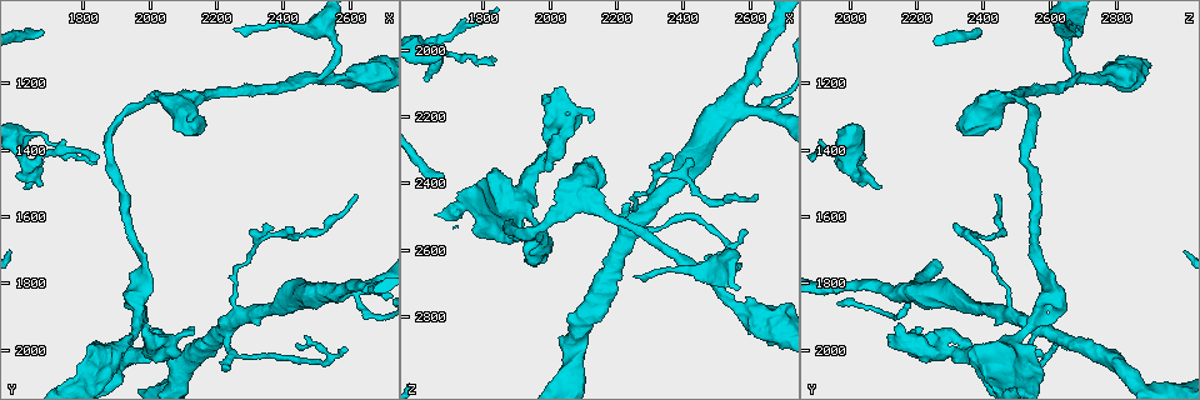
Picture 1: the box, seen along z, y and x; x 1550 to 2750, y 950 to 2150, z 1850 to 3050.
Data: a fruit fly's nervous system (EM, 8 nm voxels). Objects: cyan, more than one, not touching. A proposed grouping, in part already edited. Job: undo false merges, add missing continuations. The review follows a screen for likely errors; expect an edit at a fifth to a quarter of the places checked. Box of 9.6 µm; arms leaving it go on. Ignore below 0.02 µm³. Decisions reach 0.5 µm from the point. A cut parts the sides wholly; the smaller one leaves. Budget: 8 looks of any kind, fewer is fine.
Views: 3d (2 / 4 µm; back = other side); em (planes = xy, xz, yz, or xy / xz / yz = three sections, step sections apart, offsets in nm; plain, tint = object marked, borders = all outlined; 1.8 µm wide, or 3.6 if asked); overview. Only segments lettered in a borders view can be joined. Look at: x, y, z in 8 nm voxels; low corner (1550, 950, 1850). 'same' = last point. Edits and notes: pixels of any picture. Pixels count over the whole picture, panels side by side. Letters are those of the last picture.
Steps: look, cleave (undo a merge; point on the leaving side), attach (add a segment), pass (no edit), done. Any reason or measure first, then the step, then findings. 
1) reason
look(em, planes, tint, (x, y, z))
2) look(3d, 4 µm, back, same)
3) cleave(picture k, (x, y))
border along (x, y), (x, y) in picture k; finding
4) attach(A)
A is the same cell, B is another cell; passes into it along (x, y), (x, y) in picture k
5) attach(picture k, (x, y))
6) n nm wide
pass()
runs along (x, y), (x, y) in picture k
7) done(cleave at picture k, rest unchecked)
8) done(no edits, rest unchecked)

thick turns thin
look(em, 3.6 µm, xz, step 8, tint, (2640, 1160, 2800))

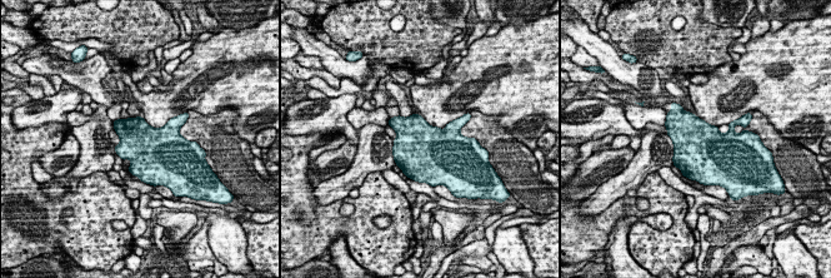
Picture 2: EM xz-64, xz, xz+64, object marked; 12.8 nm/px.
cut it another way
look(em, 3.6 µm, planes, borders, same)

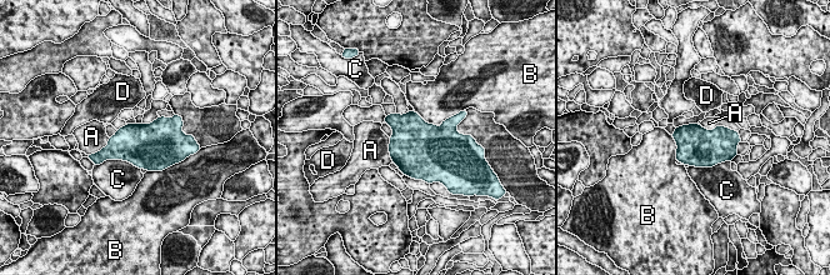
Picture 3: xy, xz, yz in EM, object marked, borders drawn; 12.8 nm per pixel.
pass()
A, B, C and D are other cells; border along (700, 124), (738, 131) in picture 3; continuous, no second cell

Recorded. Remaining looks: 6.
an open end
look(3d, 2 µm, back, (2240, 2050, 2450))

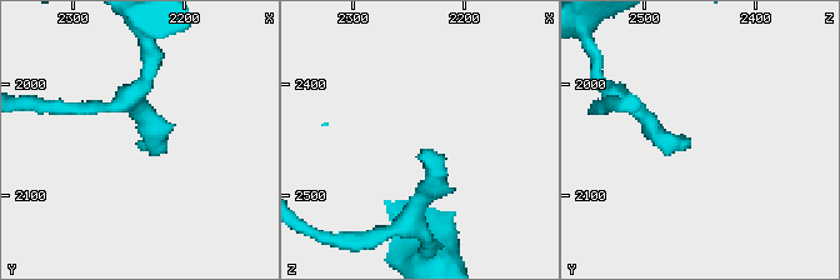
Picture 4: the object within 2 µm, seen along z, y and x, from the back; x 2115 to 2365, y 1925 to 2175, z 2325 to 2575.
shape alone is not enough
look(em, yz, step 4, borders, (2236, 2054, 2460))

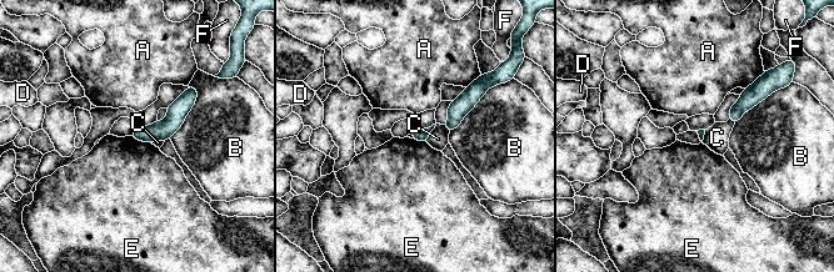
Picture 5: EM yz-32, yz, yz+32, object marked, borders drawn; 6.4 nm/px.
pass()
A, B, C, D, E and F are other cells; runs along (194, 92), (161, 130), (135, 134) in picture 5; none of them fits

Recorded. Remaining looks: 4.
an open end
look(em, 3.6 µm, xy, step 4, tint, (1980, 1920, 2600))

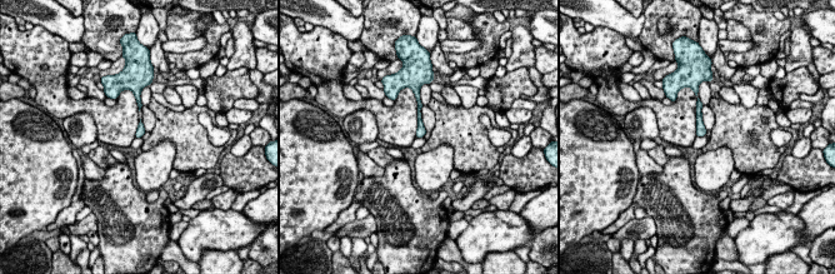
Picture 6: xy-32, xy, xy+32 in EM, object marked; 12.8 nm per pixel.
look(em, 3.6 µm, planes, borders, same)

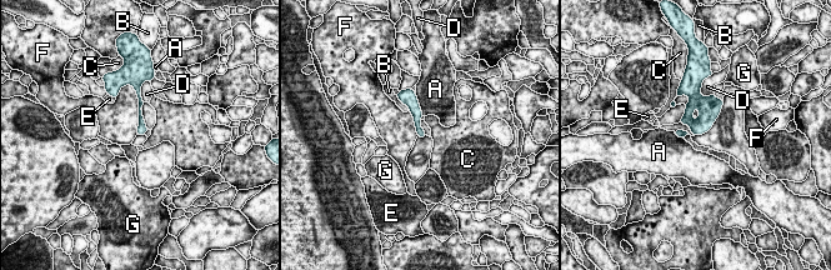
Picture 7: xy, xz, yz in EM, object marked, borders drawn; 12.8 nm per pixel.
pass()
A, B, C, D, E, F and G are other cells; runs along (413, 98), (421, 134) in picture 7; no lettered segment goes on from it

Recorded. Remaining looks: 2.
done(no edits, rest unchecked)

